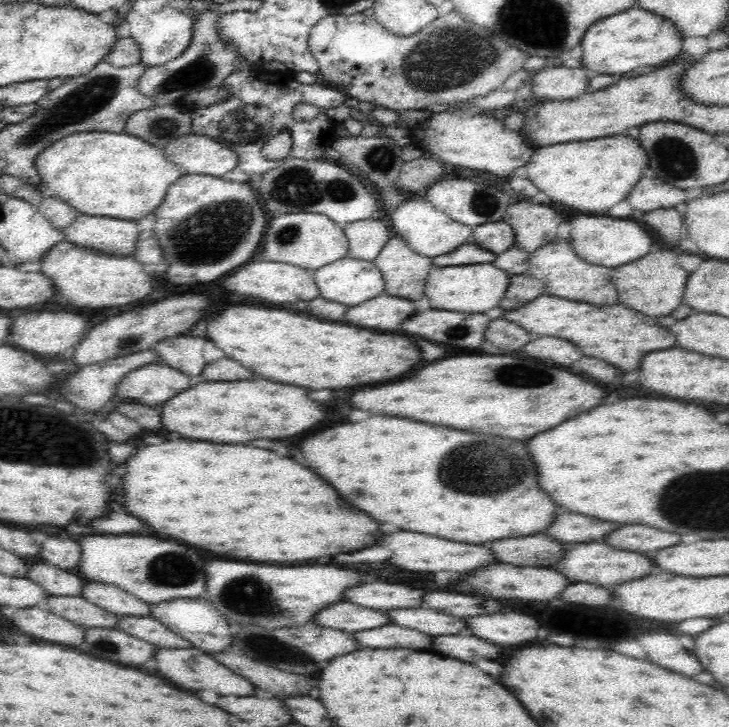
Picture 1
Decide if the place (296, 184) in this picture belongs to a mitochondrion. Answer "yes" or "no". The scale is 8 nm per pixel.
yes

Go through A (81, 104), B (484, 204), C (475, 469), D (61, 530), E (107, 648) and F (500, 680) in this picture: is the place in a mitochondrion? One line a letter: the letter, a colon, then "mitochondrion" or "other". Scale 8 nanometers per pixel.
A: mitochondrion
B: mitochondrion
C: mitochondrion
D: other
E: mitochondrion
F: other

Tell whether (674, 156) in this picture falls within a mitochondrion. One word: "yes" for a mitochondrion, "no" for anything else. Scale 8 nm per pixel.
yes

